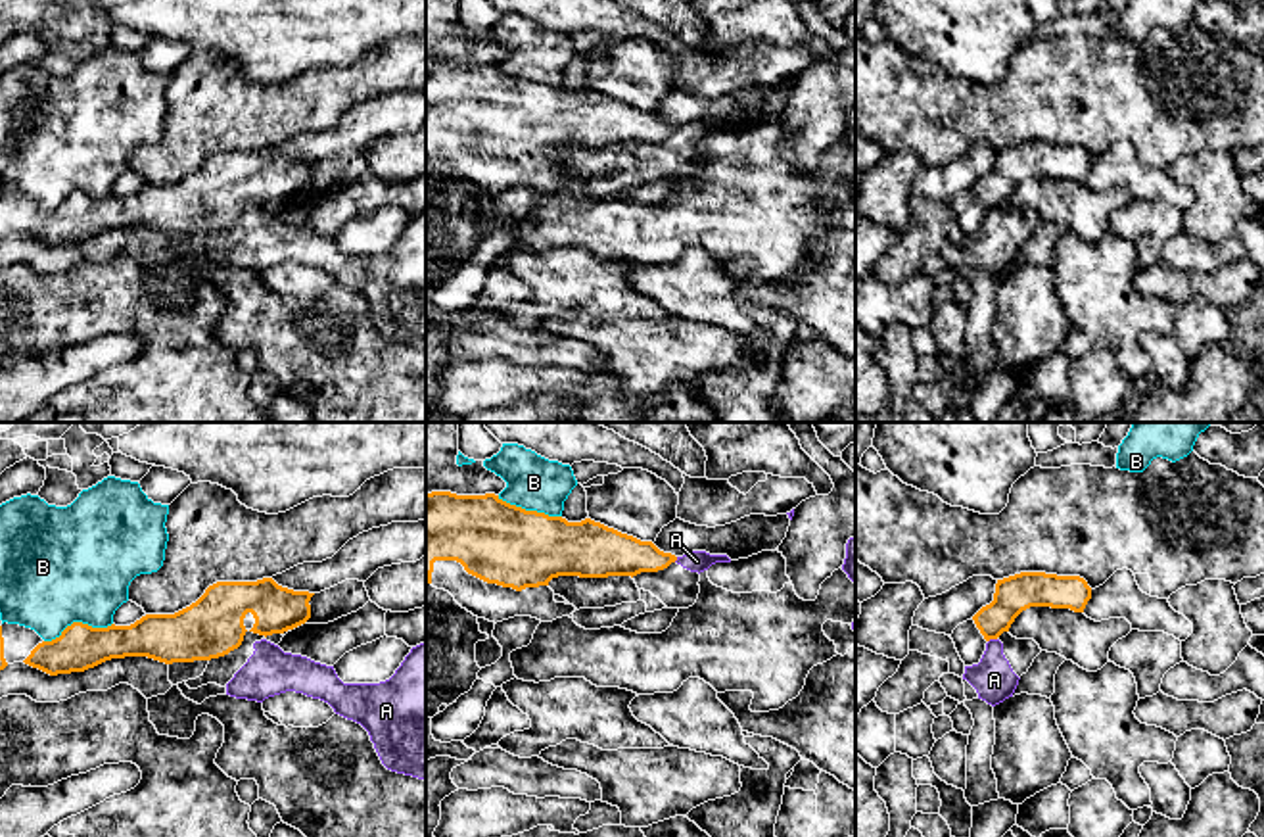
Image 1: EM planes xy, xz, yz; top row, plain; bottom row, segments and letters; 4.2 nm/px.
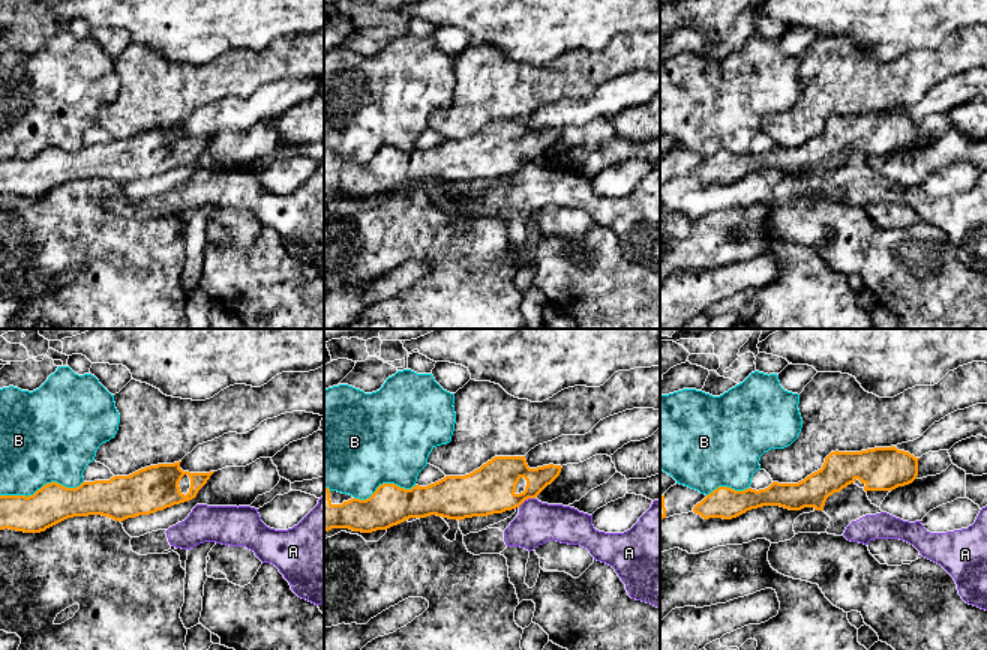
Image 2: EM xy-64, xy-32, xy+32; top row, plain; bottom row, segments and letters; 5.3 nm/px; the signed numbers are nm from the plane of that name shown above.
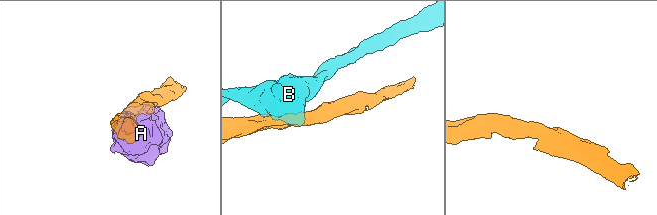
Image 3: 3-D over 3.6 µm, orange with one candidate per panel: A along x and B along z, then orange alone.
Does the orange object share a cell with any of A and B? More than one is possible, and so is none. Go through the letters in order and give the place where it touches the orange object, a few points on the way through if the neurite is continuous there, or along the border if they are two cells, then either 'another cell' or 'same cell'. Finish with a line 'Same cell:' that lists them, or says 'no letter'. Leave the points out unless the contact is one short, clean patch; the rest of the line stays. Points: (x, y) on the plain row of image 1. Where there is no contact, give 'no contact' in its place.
A: contact yz (992, 208); border yz (996, 208), (988, 212); another cell
B: contact xy (77, 192); another cell
Same cell: no letter

